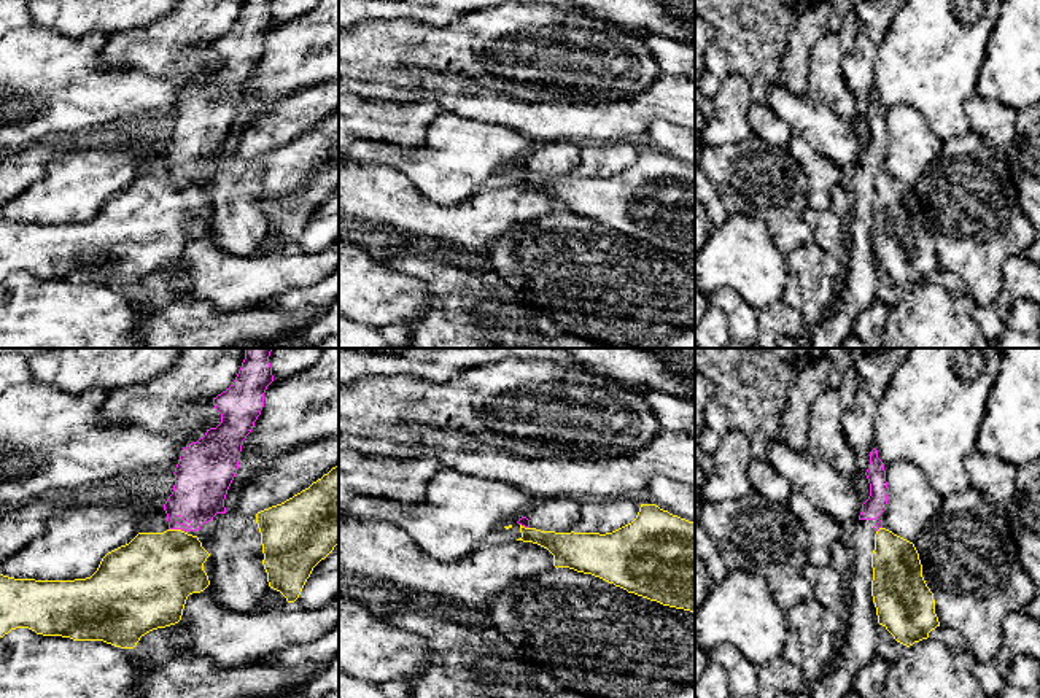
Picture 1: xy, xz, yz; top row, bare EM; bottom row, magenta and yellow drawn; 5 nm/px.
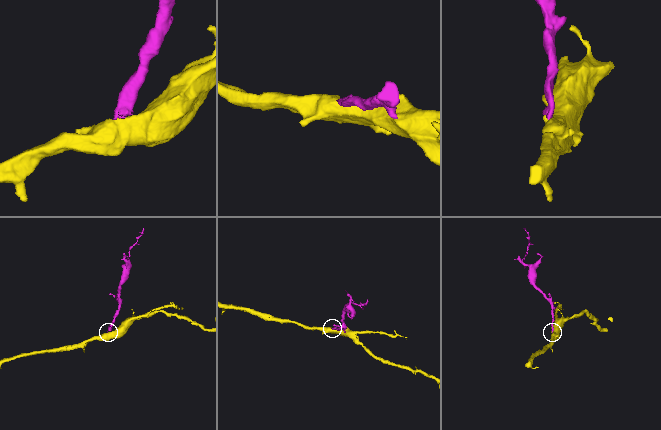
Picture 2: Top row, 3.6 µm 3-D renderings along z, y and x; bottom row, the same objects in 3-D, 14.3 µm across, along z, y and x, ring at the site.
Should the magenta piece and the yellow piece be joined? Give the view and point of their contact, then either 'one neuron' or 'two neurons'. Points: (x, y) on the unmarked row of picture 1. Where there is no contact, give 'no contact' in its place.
meets magenta in xy at (177, 172); one neuron

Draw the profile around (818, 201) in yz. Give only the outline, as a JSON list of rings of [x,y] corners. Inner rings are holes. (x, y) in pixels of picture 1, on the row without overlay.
[[[792,132],[787,151],[808,180],[808,207],[827,210],[832,188],[844,180],[838,165],[819,154],[798,132]]]

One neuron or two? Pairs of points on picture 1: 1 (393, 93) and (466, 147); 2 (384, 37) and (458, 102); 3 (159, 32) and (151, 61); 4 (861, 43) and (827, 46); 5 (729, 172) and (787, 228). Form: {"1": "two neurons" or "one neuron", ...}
{"1": "two neurons", "2": "two neurons", "3": "one neuron", "4": "two neurons", "5": "one neuron"}

